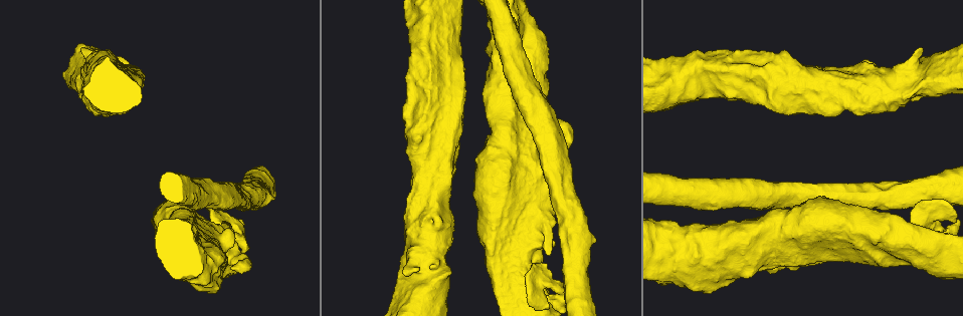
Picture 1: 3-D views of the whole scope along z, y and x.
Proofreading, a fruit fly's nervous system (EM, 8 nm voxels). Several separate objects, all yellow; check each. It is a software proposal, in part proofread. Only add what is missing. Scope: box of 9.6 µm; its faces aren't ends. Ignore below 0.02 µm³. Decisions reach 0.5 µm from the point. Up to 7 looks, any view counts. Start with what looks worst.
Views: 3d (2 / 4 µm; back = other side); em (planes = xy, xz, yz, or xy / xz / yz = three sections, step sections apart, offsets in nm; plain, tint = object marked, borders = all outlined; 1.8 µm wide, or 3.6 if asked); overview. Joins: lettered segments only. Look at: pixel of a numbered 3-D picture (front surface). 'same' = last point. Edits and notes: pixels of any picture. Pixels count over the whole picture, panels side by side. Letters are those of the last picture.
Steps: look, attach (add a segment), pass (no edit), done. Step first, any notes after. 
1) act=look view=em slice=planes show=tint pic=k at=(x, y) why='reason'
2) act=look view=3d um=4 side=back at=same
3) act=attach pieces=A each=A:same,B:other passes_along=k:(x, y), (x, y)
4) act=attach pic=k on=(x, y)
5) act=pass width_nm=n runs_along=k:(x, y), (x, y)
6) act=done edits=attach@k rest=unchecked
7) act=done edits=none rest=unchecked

act=look view=3d um=2 side=back pic=1 at=(553, 244)

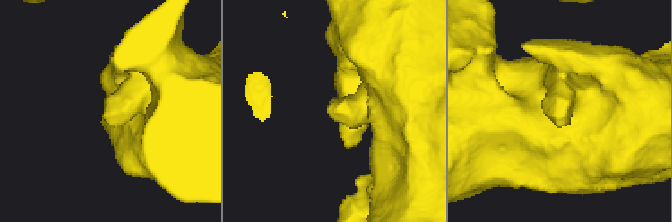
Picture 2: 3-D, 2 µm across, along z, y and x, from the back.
act=look view=em slice=xz step=8 show=borders pic=2 at=(113, 126) why='need the tissue'

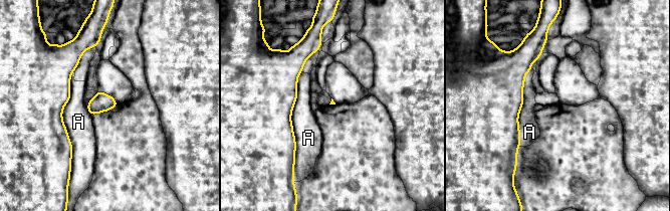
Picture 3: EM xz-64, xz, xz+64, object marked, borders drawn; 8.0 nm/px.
act=pass each=A:other border=3:(73, 70), (62, 111), (70, 163) found='no lettered segment goes on from it'

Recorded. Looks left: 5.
act=look view=em um=3.6 slice=xy step=8 show=borders pic=1 at=(794, 255) why='touches itself'

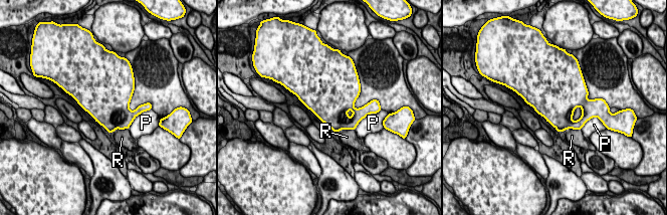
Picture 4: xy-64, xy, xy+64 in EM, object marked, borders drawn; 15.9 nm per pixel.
act=look view=em um=3.6 slice=planes show=borders at=same

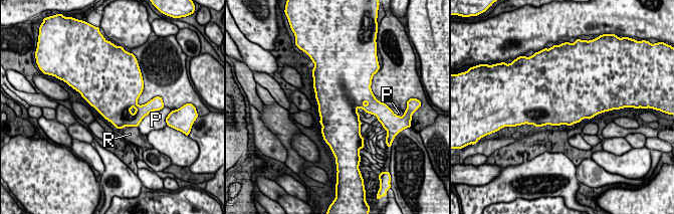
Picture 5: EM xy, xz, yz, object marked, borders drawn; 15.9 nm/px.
act=pass each=P:other,R:other border=5:(137, 126), (125, 126), (122, 129) found='none of them fits'

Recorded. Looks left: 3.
act=look view=em um=3.6 slice=planes show=plain pic=1 at=(220, 261) why='touches itself'

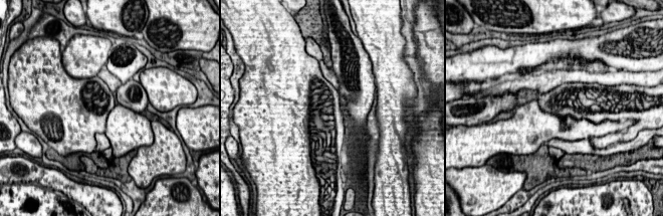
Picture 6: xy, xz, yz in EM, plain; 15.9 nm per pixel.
act=look view=em um=3.6 slice=planes show=borders at=same why='see the neighbours'

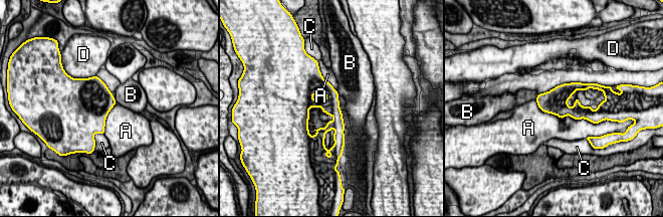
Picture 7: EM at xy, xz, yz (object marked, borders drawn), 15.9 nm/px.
act=pass width_nm=400 each=A:other,B:other,C:other,D:other border=7:(535, 100), (544, 112), (588, 121) found='no lettered segment goes on from it'

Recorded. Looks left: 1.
act=done edits=none rest=unchecked

